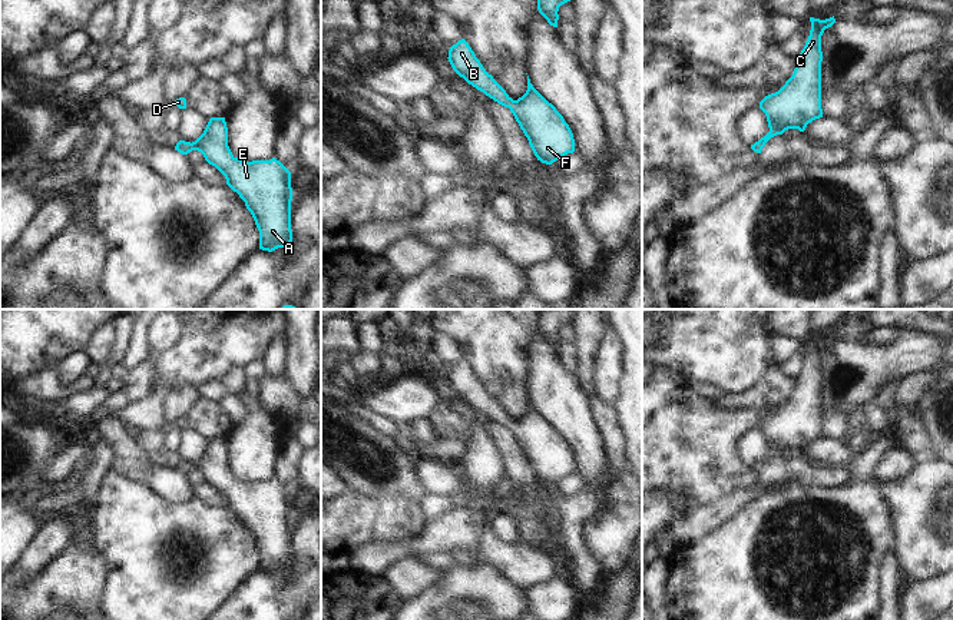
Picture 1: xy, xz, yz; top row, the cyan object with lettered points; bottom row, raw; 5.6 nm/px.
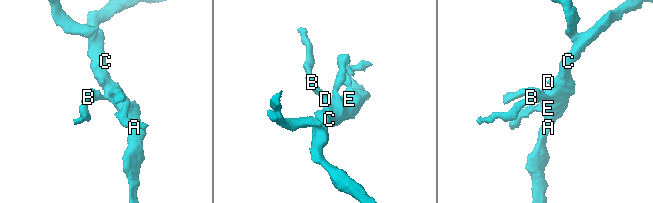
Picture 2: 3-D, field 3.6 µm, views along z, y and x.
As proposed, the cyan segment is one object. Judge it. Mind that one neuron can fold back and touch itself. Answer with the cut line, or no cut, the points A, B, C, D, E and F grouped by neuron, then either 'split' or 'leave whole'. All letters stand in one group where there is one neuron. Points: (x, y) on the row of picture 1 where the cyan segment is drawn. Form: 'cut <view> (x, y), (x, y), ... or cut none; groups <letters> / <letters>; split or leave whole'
cut none; groups A B C D E F; leave whole

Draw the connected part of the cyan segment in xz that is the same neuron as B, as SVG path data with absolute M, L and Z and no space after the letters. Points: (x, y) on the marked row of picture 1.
M464 39L450 47L447 59L453 70L469 84L510 109L537 160L552 165L559 158L575 152L575 139L569 125L556 107L533 87L529 76L526 93L513 100L486 72Z

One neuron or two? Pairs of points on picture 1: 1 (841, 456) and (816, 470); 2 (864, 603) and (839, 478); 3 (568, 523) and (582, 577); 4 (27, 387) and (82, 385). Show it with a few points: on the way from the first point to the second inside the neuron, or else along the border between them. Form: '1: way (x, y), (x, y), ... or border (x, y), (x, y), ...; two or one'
1: border (804, 451), (824, 463), (847, 464); two
2: border (847, 486), (807, 488); two
3: way (572, 536), (573, 547), (581, 556), (582, 564); one
4: way (40, 387), (69, 388); one

